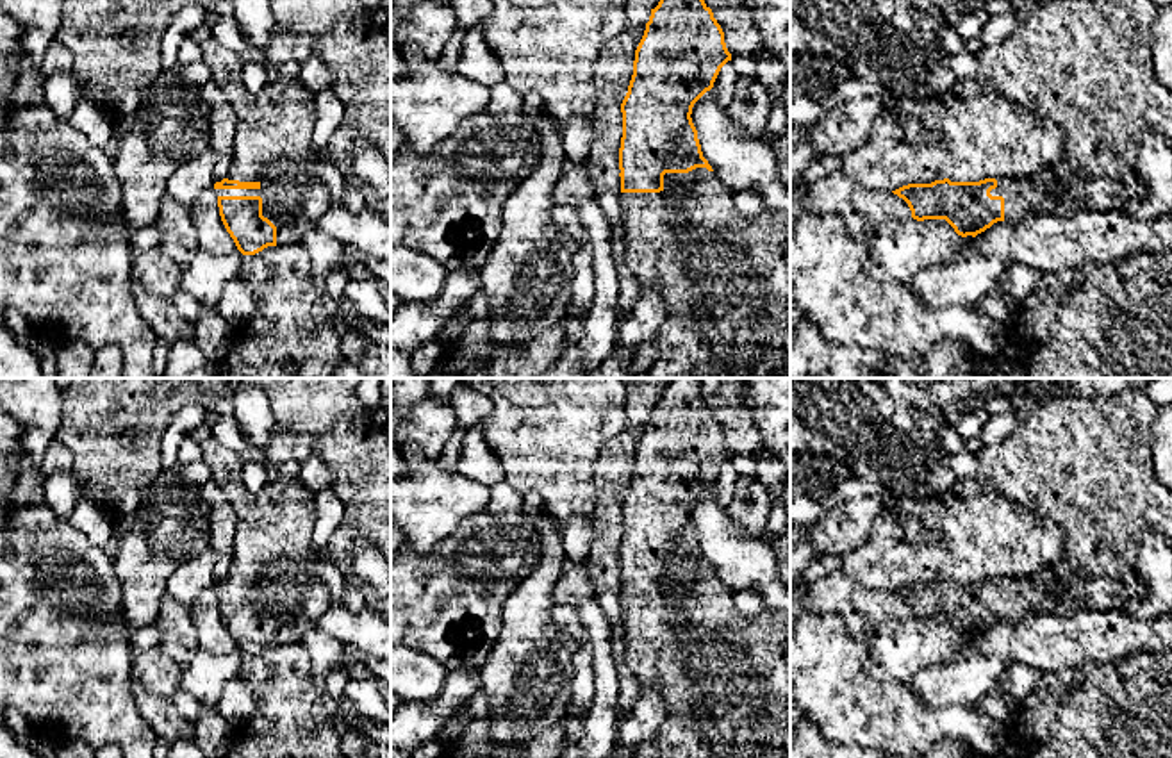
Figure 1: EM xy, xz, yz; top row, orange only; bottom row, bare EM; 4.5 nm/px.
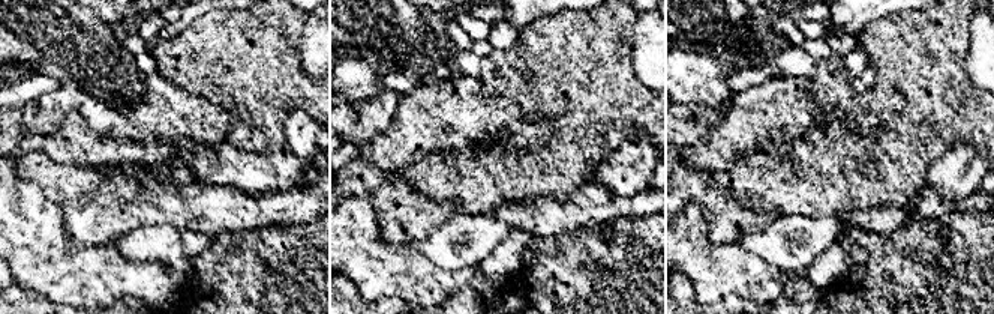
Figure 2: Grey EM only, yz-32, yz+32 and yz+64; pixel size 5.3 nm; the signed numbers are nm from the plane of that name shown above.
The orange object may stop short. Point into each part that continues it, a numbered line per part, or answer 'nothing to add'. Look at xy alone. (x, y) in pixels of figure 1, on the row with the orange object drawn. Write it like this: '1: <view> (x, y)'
1: xy (273, 145)

